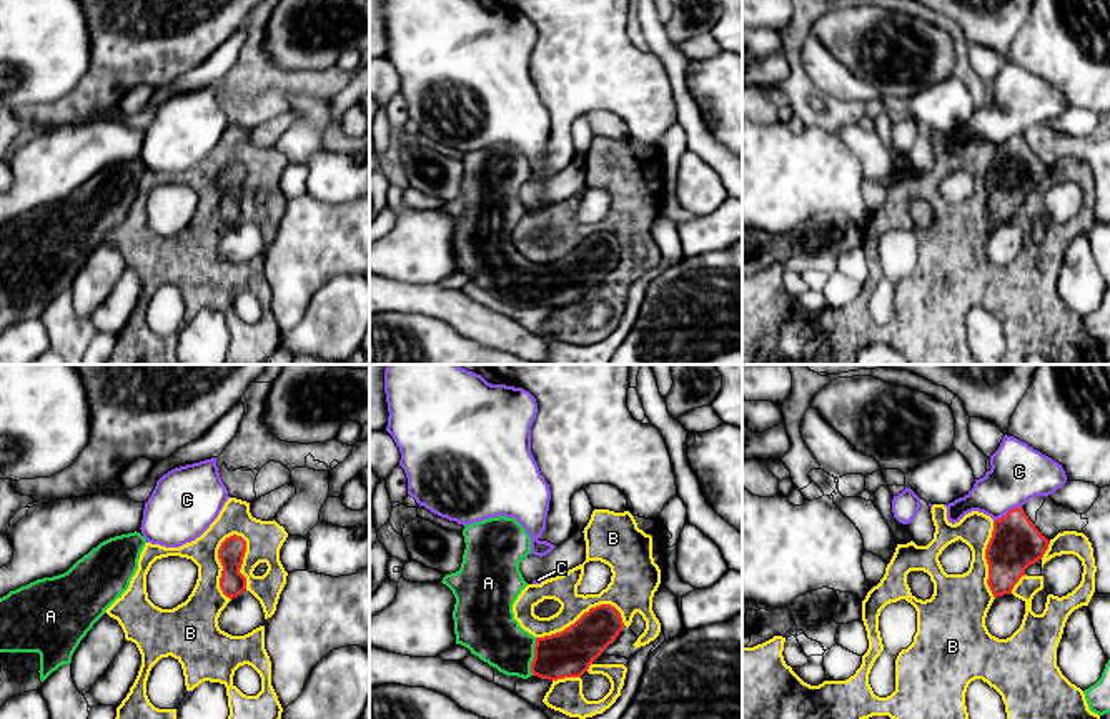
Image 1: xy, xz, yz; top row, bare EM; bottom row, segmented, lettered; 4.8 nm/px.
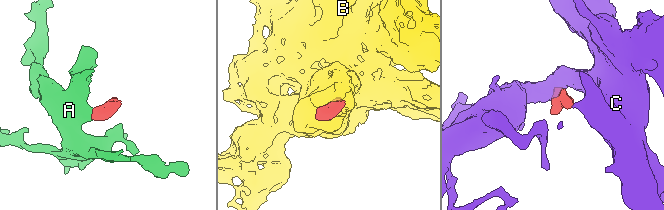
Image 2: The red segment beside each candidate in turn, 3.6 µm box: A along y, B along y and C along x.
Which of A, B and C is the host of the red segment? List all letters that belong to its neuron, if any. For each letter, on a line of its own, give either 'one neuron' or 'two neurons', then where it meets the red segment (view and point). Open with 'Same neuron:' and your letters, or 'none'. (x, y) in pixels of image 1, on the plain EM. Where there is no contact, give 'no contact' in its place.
Same neuron: A
A: one neuron | xz (535, 283)
B: two neurons | xy (222, 192)
C: two neurons | yz (1009, 138)

